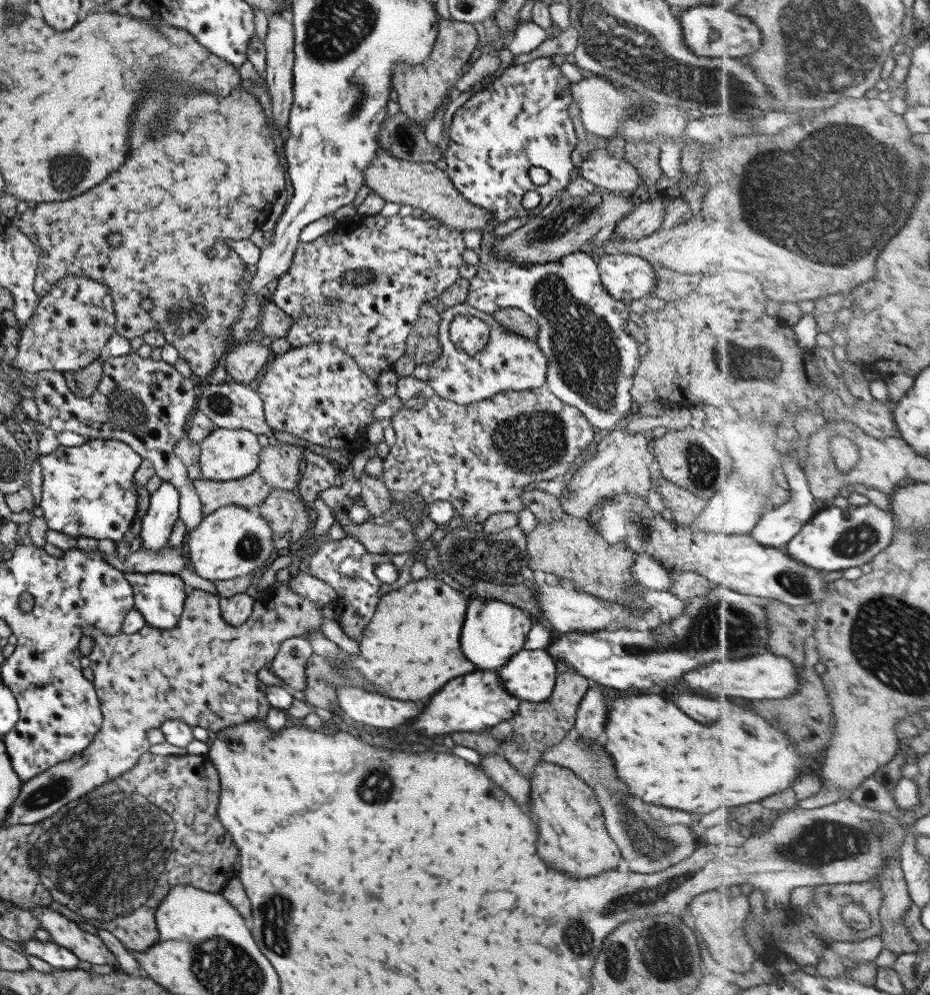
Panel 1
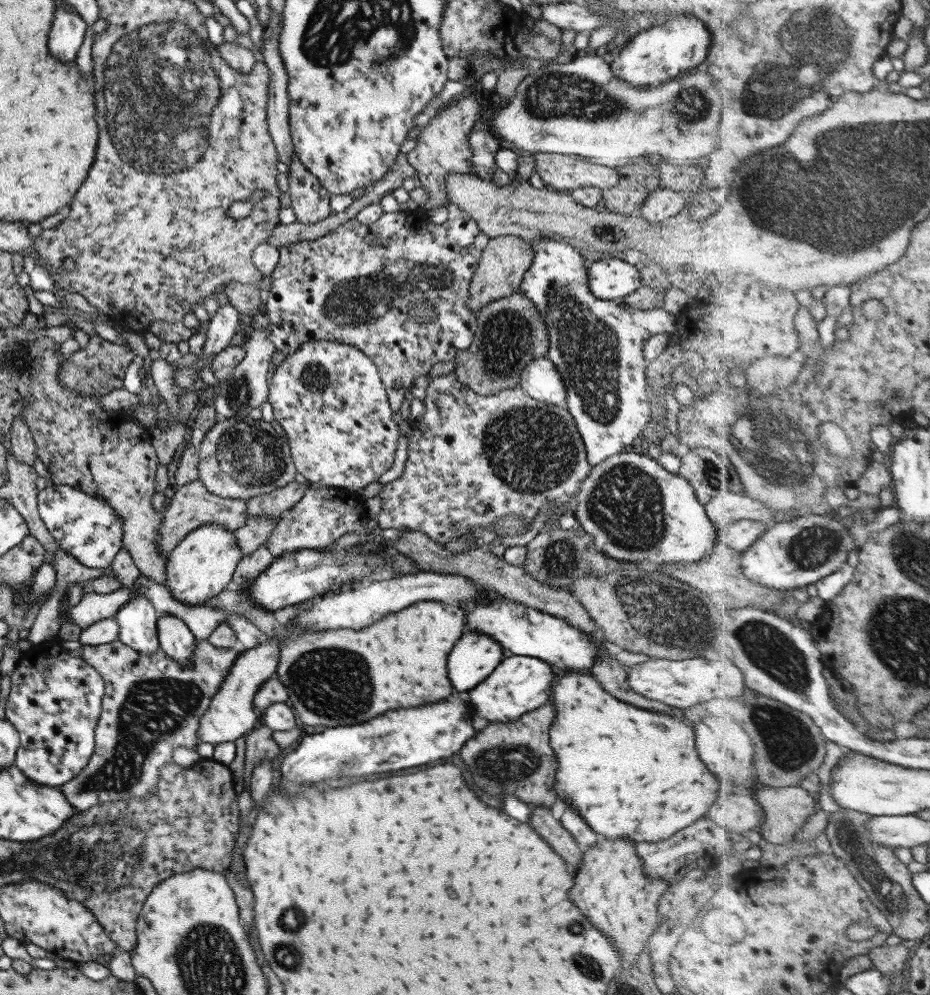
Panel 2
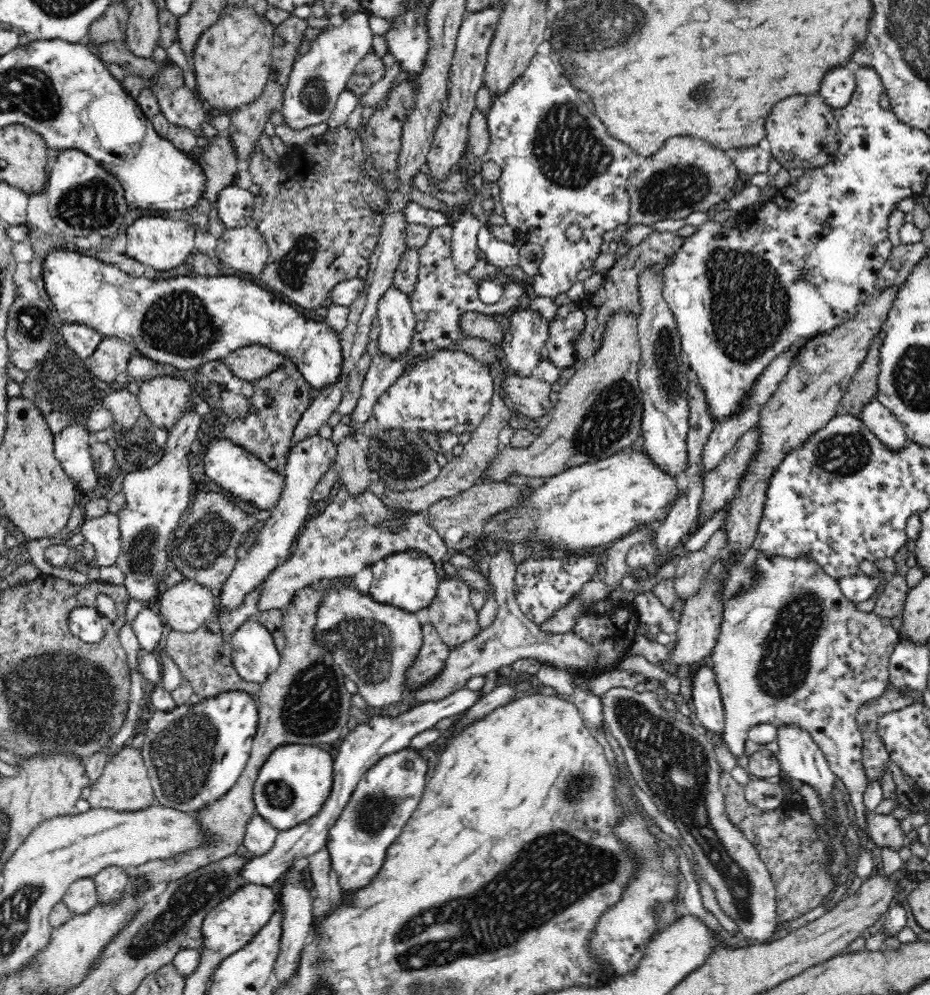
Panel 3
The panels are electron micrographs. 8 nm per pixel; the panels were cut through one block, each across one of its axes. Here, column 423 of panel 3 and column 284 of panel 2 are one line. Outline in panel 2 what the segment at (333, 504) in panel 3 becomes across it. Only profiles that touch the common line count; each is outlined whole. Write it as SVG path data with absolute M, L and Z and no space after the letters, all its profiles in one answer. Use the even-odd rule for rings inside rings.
M310 485L304 496L279 516L280 520L267 540L270 553L276 558L302 549L322 549L350 532L371 536L373 531L368 529L371 520L366 513L366 500L360 498L362 495L356 490Z

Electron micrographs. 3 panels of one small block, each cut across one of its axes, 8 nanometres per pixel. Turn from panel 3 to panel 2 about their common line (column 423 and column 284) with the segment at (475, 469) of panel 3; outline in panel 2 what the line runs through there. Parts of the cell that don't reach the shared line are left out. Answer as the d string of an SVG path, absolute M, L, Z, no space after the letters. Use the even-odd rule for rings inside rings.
M295 481L274 492L250 498L247 501L248 515L279 518L284 510L290 510L304 496L309 487L308 483L299 484Z

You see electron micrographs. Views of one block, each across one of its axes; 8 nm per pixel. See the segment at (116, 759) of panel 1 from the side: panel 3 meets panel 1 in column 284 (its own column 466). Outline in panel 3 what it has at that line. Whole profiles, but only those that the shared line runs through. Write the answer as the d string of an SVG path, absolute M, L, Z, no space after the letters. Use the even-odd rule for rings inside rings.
M447 577L437 586L428 608L429 623L452 650L465 640L477 637L482 628L471 601L471 587L462 578Z

